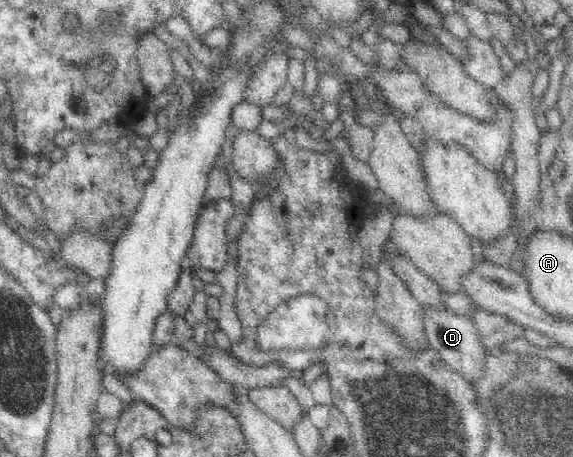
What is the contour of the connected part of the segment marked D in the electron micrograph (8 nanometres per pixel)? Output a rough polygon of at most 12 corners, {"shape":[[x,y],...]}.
{"shape":[[422,306],[430,348],[465,381],[481,378],[485,348],[468,316]]}

